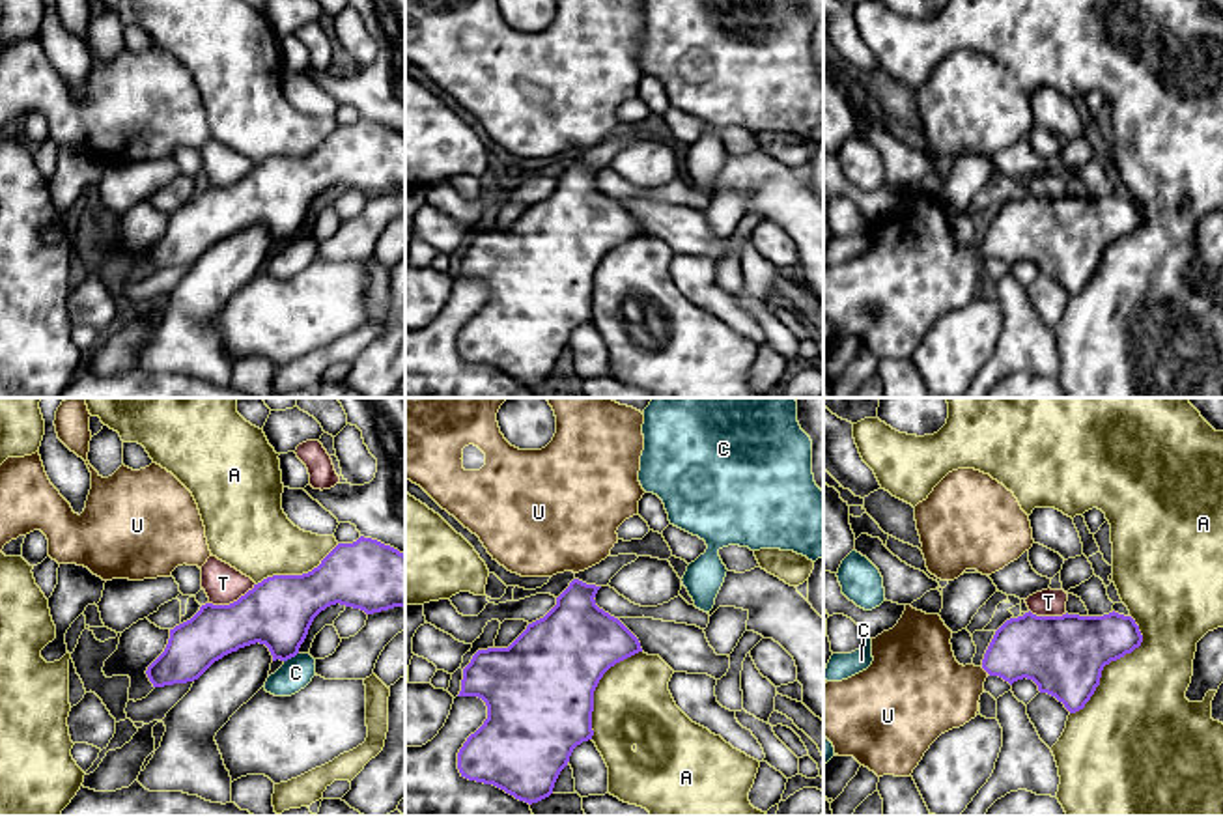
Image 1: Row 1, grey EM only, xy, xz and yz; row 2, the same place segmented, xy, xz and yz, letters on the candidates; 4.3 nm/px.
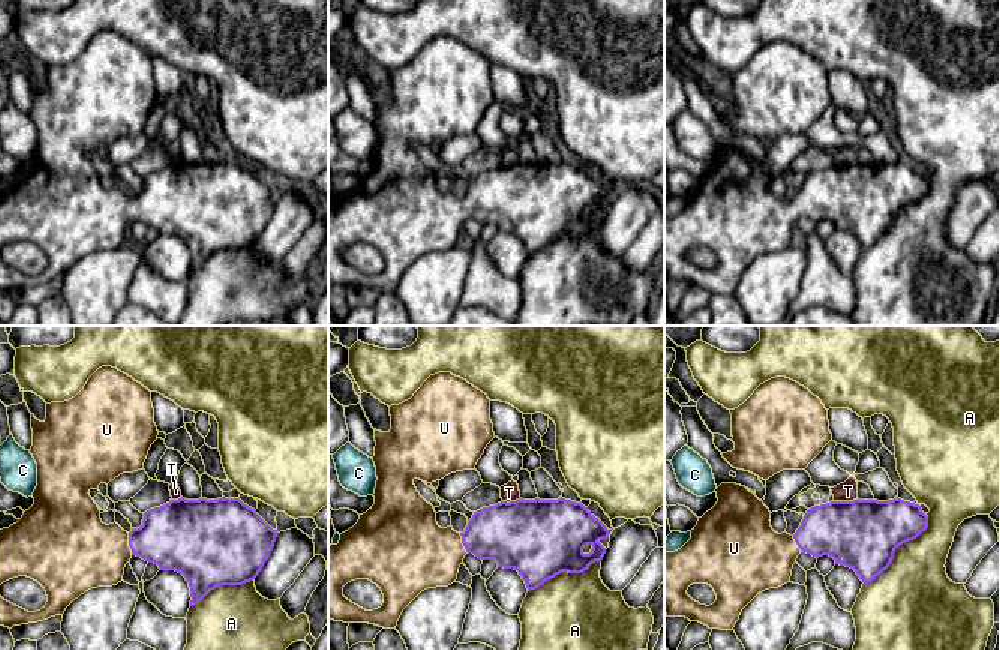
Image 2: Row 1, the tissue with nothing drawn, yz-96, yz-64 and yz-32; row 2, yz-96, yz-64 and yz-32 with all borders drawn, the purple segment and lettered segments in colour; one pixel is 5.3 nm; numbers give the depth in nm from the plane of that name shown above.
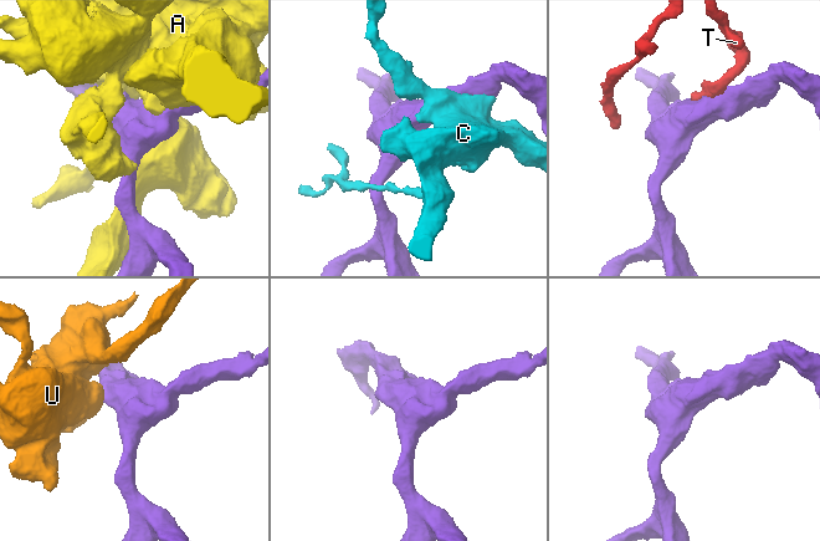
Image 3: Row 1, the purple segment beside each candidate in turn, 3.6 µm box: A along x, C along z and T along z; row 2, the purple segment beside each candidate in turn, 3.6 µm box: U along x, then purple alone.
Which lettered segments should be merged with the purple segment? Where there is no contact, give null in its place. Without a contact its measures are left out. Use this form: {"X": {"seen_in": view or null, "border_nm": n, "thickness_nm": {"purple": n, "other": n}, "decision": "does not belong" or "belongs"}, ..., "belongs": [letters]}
{"A": {"seen_in": "yz", "border_nm": 500, "thickness_nm": {"purple": 340, "other": 420}, "decision": "does not belong"}, "C": {"seen_in": "xy", "border_nm": 80, "thickness_nm": {"purple": 300, "other": 140}, "decision": "does not belong"}, "T": {"seen_in": "xy", "border_nm": 220, "thickness_nm": {"purple": 300, "other": 160}, "decision": "does not belong"}, "U": {"seen_in": "yz", "border_nm": 50, "thickness_nm": {"purple": 280, "other": 360}, "decision": "belongs"}, "belongs": ["U"]}

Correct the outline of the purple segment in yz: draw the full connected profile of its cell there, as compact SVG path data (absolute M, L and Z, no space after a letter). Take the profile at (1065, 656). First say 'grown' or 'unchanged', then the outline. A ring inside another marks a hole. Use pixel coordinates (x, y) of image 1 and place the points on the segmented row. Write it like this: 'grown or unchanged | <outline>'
grown | M906 605L898 624L872 639L872 665L842 682L823 685L823 736L835 754L853 756L878 777L909 777L930 745L945 732L977 717L988 676L1010 685L1033 680L1040 693L1055 696L1070 713L1085 708L1111 661L1141 646L1143 635L1132 616L1036 616L1031 611L1006 620L993 635L982 665L960 665L952 652L952 631L939 614Z

